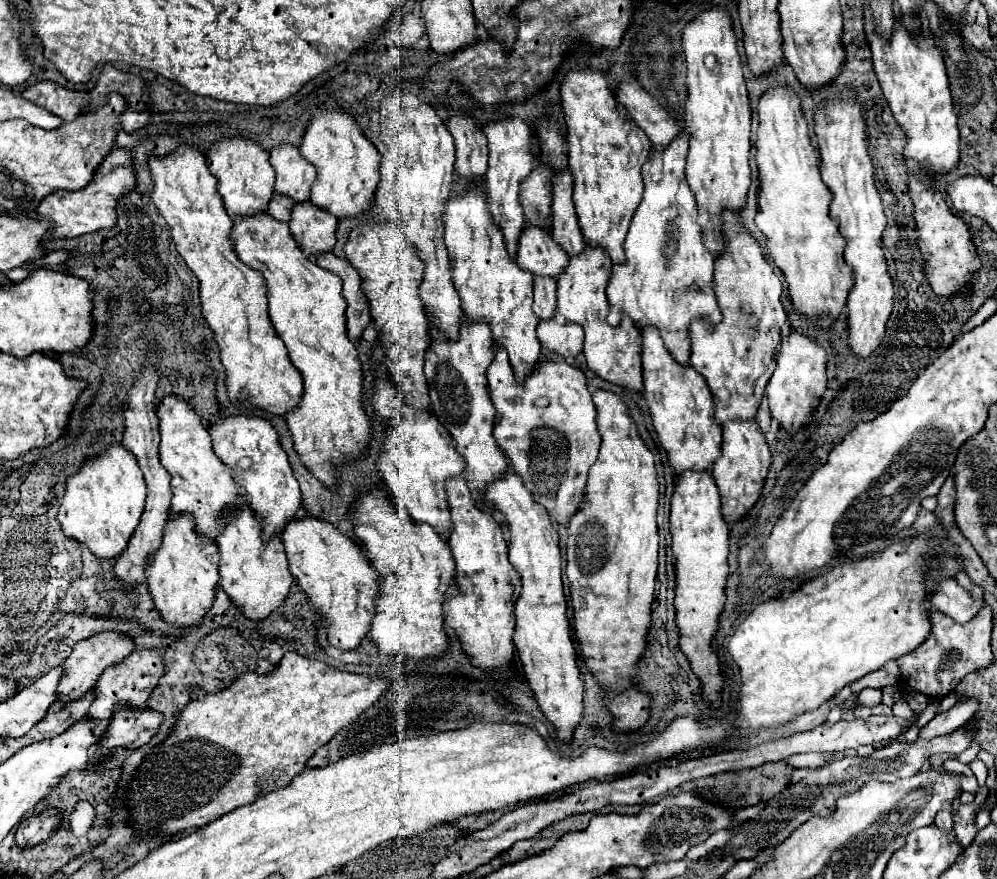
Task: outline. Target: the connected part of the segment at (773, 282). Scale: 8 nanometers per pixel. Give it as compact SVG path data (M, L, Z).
M723 212L723 232L725 232L725 252L717 256L715 260L715 284L713 292L717 296L723 320L715 326L709 328L705 320L693 322L691 324L691 366L705 378L711 396L713 396L713 422L717 426L723 426L727 420L755 420L757 408L761 404L763 392L767 382L773 376L775 370L775 358L781 346L781 328L785 324L785 310L781 306L781 292L783 286L773 272L773 266L767 262L765 252L761 244L747 234L745 226L741 224L741 218L731 212Z

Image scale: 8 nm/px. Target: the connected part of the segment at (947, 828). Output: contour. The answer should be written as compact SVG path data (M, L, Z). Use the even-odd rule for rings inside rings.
M944 803L937 812L934 823L944 832L950 832L953 828L952 805Z

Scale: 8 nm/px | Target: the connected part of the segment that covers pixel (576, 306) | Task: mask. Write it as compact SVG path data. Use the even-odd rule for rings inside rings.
M587 246L581 256L569 260L569 268L557 278L557 314L563 316L567 322L581 324L585 332L583 354L589 370L593 370L599 378L623 386L631 392L643 390L643 376L641 376L641 334L625 316L621 326L613 328L607 324L609 302L605 296L605 288L611 276L611 258L605 254L603 248Z

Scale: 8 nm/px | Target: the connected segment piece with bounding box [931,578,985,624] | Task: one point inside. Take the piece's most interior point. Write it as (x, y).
(951, 599)

